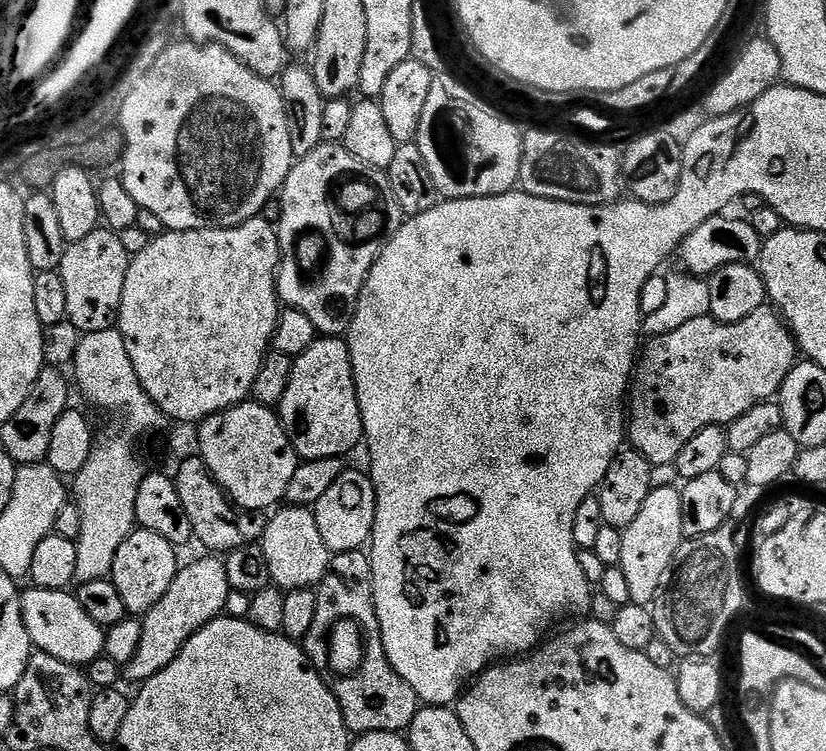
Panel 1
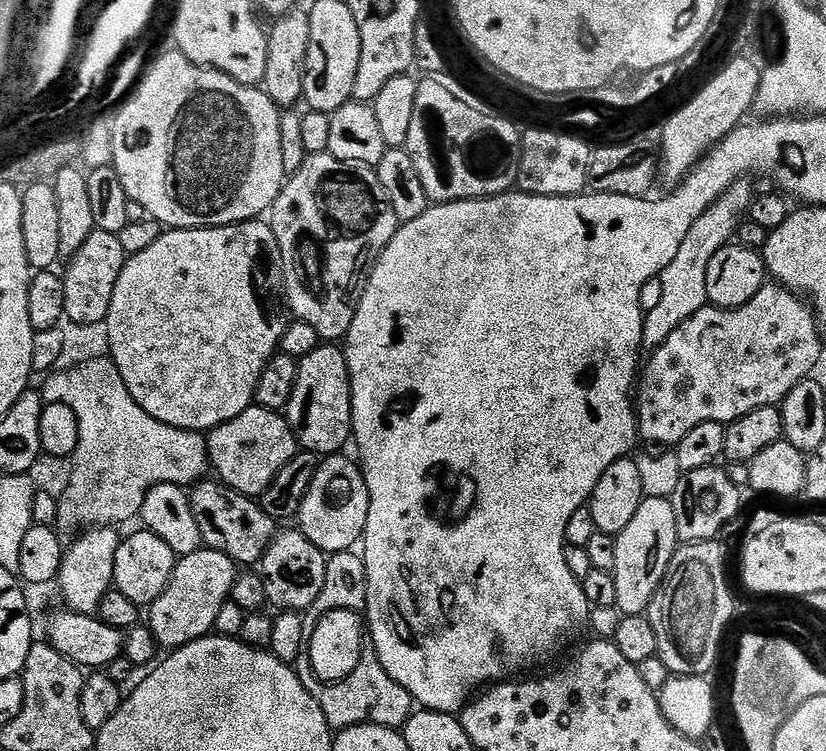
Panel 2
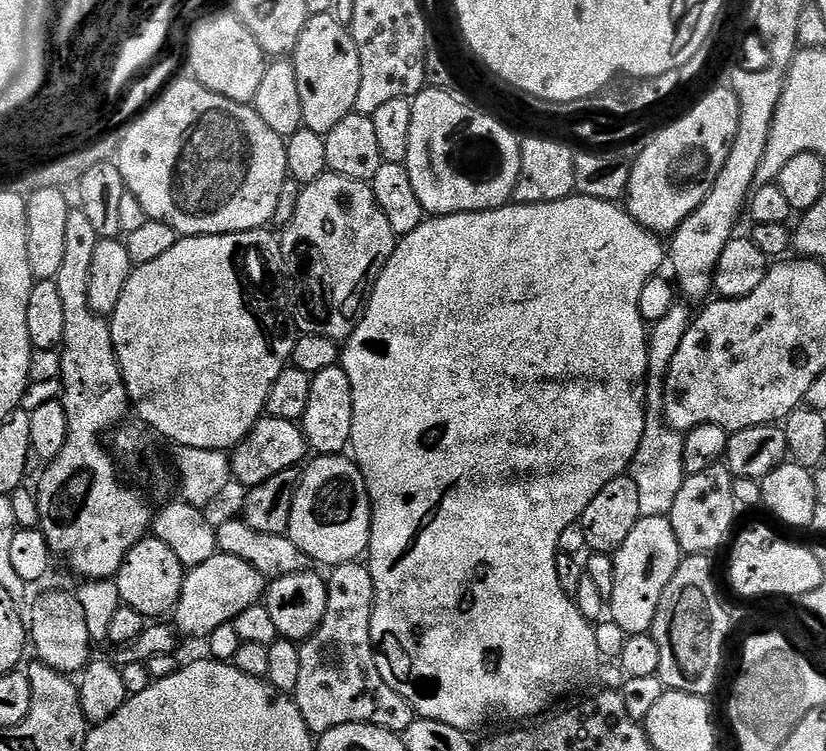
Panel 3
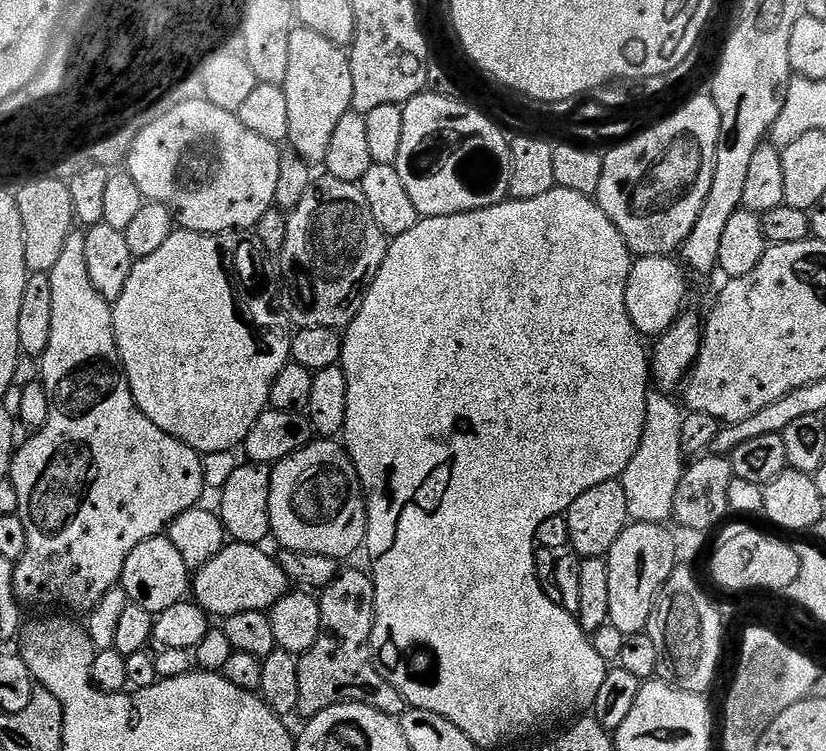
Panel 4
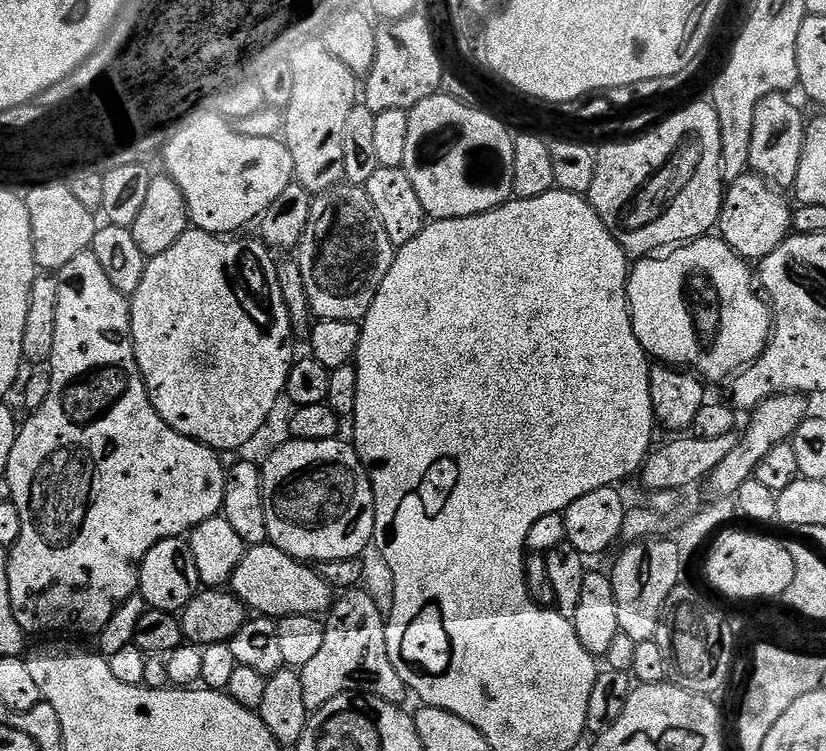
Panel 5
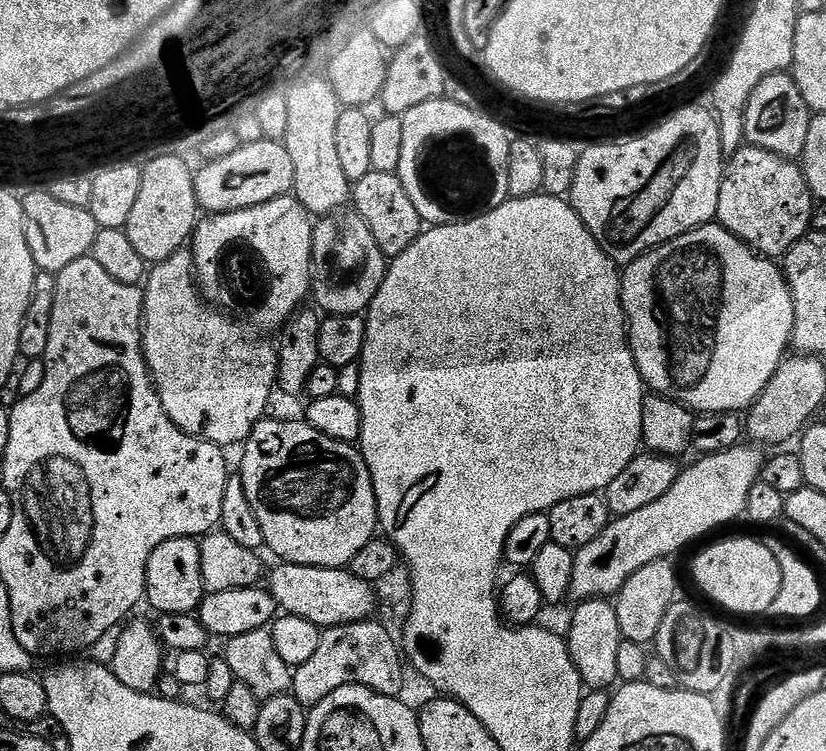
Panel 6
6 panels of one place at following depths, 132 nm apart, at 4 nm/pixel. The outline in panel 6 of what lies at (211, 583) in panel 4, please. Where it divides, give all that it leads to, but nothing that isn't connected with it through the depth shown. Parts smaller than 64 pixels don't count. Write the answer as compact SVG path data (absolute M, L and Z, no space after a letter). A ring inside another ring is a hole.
M283 562L275 566L267 577L266 587L276 599L277 609L289 616L306 618L306 622L314 622L322 630L367 620L378 608L373 585L356 577L347 567L315 568Z

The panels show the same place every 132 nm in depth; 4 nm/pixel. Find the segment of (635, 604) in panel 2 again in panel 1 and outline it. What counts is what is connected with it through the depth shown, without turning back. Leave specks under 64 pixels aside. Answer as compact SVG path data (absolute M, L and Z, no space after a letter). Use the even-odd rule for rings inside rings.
M676 486L667 488L653 487L652 493L646 498L646 503L642 505L642 510L638 510L638 518L634 518L634 522L630 522L630 526L623 529L623 534L620 569L622 574L626 576L630 601L634 604L651 605L665 591L676 563L678 550L684 545L686 539L682 530L682 498L680 497L680 488Z

